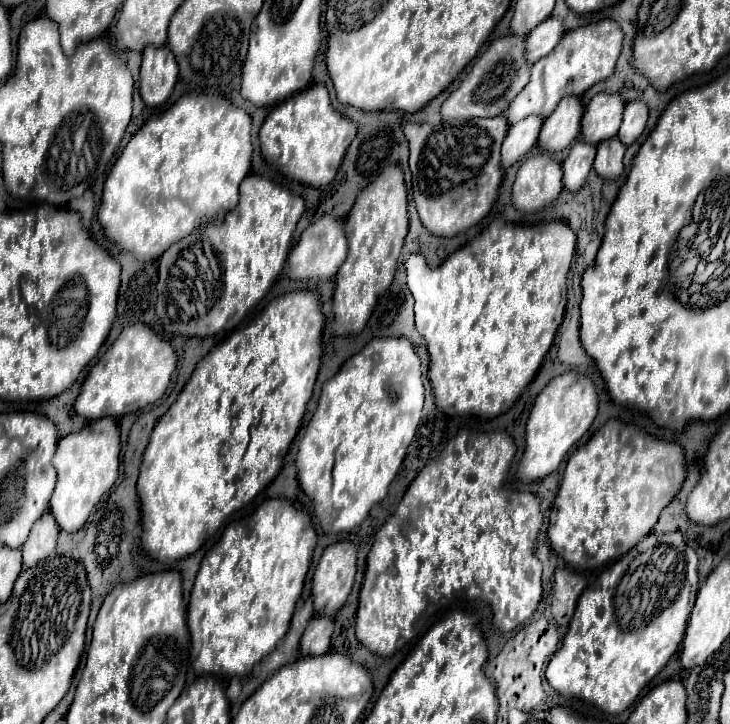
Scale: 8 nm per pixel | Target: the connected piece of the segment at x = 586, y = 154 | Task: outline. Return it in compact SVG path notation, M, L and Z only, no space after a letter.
M575 141L569 157L563 161L563 185L567 191L575 193L583 187L589 171L593 169L595 159L595 145L585 141Z

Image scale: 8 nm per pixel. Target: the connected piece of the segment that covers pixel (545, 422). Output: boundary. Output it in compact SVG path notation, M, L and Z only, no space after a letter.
M577 371L563 373L551 379L537 395L533 411L527 419L525 451L517 467L517 481L533 483L553 473L567 457L569 449L587 433L597 415L597 393L593 381Z

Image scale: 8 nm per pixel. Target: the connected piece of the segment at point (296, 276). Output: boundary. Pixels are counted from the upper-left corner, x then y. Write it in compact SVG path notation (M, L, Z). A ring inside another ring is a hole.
M325 215L325 217L317 219L315 223L311 223L303 231L299 243L291 249L291 253L289 253L289 277L293 281L333 279L337 269L345 261L345 255L347 255L347 241L345 241L345 233L343 233L343 221L337 221L331 215Z

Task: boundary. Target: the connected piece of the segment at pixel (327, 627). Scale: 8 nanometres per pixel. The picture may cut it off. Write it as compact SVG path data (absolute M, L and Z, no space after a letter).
M313 617L301 637L301 655L323 655L329 651L329 641L333 633L333 619L331 617Z

